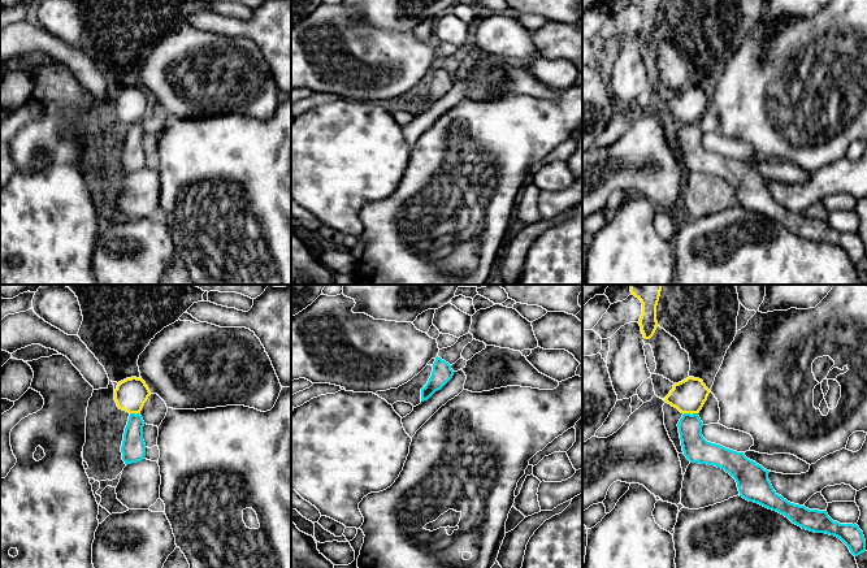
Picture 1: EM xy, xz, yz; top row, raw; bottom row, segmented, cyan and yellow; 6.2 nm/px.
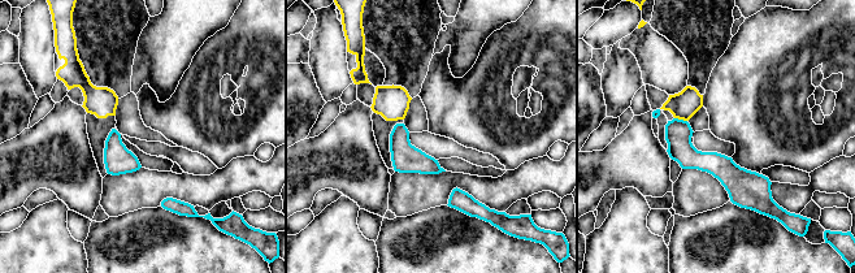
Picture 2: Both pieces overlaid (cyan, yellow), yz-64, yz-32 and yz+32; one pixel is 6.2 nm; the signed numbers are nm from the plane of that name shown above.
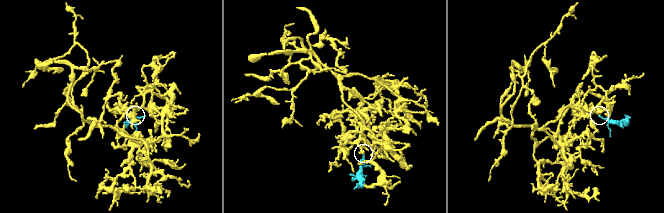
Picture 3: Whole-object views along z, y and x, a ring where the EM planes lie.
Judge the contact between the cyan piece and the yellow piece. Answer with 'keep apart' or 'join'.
join

